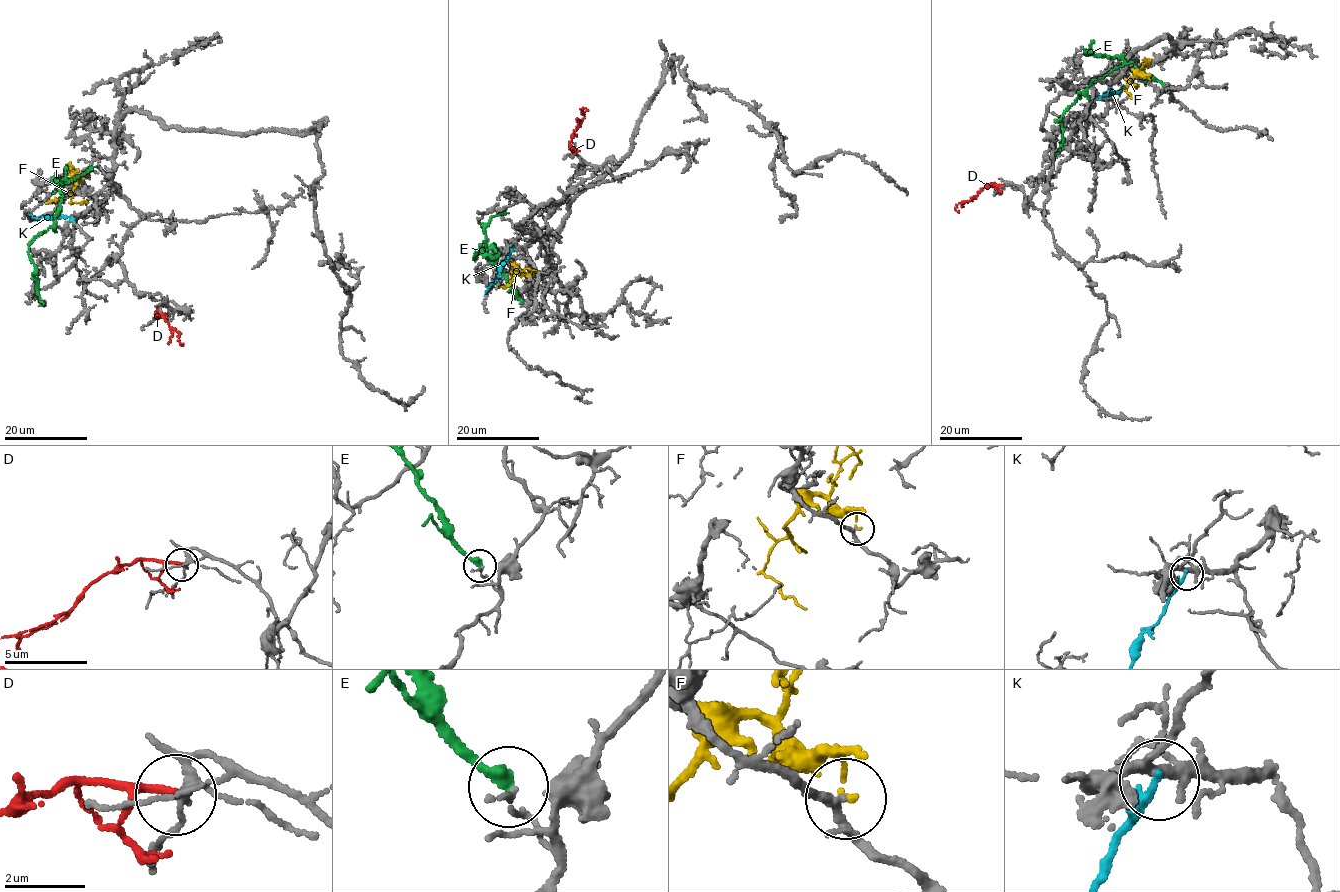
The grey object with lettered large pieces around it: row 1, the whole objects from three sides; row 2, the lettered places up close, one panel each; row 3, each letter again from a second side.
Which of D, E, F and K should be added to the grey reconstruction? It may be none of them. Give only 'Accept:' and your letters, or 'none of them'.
Accept: none of them

